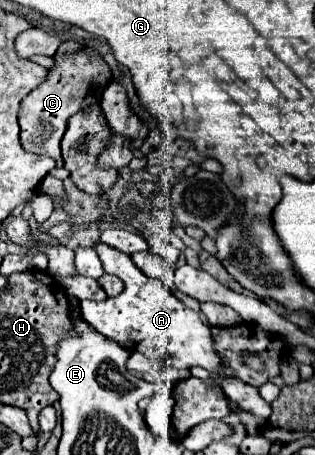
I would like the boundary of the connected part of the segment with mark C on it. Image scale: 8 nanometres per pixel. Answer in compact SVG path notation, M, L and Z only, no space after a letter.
M85 49L71 55L55 55L53 59L55 65L49 69L47 79L35 91L23 97L19 109L19 125L23 149L55 159L59 167L59 143L67 129L67 119L83 107L95 101L99 103L105 85L111 81L111 69L93 49Z

